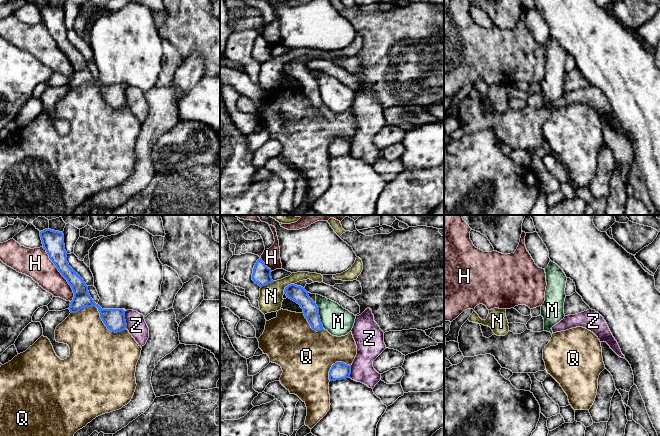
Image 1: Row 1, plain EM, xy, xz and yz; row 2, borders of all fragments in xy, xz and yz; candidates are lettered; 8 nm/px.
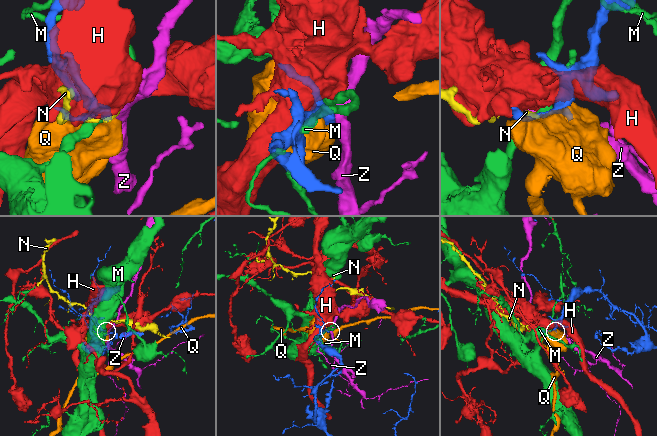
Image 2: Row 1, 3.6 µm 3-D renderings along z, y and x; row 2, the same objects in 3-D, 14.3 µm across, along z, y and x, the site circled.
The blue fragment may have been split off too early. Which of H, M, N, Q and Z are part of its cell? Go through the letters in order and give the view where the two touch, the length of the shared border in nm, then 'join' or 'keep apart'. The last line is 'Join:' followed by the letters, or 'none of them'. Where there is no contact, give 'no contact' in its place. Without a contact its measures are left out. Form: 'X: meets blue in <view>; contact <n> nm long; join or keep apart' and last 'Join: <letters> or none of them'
H: meets blue in xy; contact 500 nm long; keep apart
M: meets blue in xz; contact 220 nm long; keep apart
N: meets blue in xz; contact 120 nm long; keep apart
Q: meets blue in xy; contact 460 nm long; keep apart
Z: meets blue in xy; contact 140 nm long; keep apart
Join: none of them

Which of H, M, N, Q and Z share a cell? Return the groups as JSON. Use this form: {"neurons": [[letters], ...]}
{"neurons": [["H"], ["M"], ["N"], ["Q"], ["Z"]]}

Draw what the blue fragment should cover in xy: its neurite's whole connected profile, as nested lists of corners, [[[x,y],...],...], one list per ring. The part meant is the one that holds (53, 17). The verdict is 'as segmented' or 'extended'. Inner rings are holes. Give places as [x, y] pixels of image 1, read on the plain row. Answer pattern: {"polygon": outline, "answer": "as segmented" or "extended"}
{"polygon": [[[45,5],[40,8],[43,24],[49,31],[61,51],[71,62],[74,73],[70,79],[71,89],[77,89],[85,83],[96,82],[100,93],[108,106],[118,109],[126,106],[125,87],[123,85],[102,85],[91,74],[84,56],[69,42],[64,20],[64,10],[59,7]]], "answer": "as segmented"}

